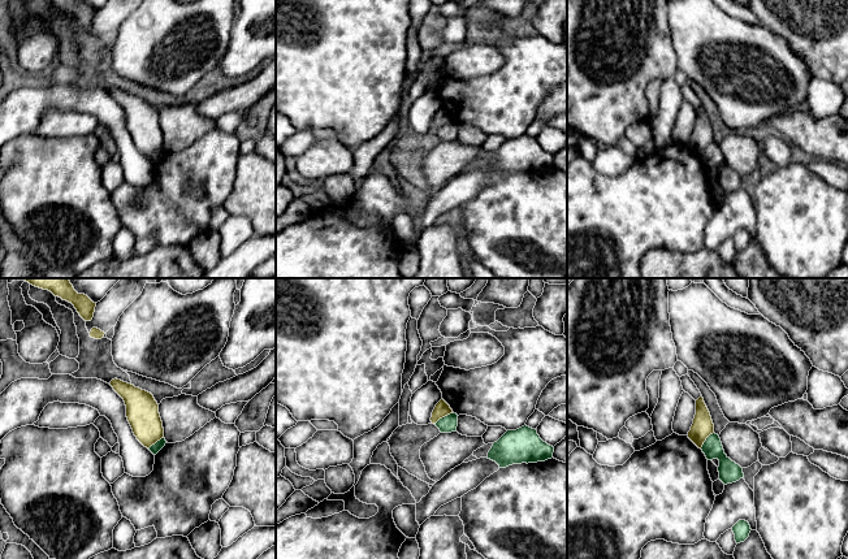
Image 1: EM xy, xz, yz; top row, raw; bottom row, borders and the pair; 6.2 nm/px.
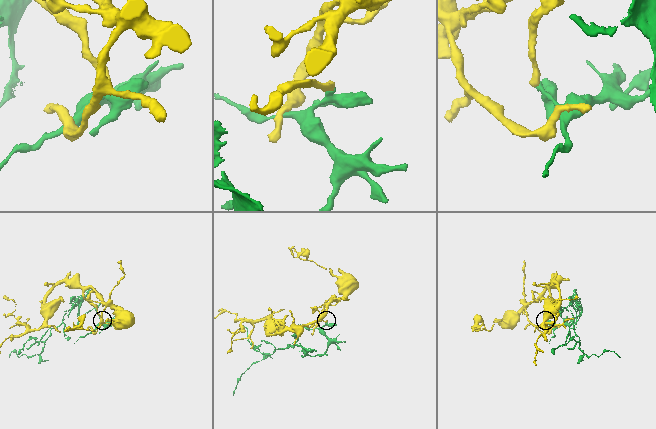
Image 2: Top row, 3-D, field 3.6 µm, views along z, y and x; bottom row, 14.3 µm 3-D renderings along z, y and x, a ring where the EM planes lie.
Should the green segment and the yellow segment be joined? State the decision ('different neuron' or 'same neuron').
different neuron

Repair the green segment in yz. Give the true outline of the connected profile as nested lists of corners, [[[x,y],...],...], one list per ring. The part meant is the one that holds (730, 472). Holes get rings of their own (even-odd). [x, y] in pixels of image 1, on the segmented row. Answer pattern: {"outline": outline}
{"outline": [[[710,434],[701,447],[708,460],[719,460],[719,480],[727,485],[739,481],[744,477],[743,468],[732,462],[723,450],[721,438],[718,434]]]}

